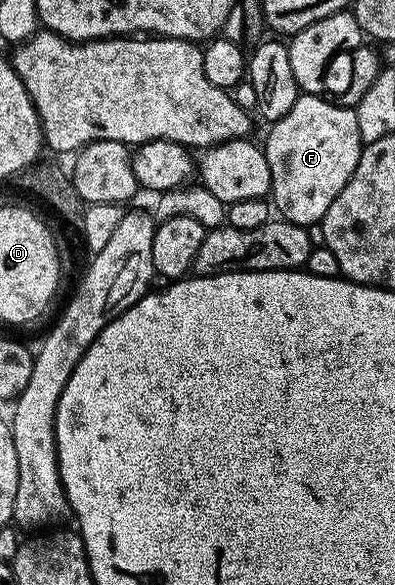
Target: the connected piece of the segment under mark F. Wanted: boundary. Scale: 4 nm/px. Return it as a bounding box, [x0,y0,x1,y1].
[263,94,362,228]

